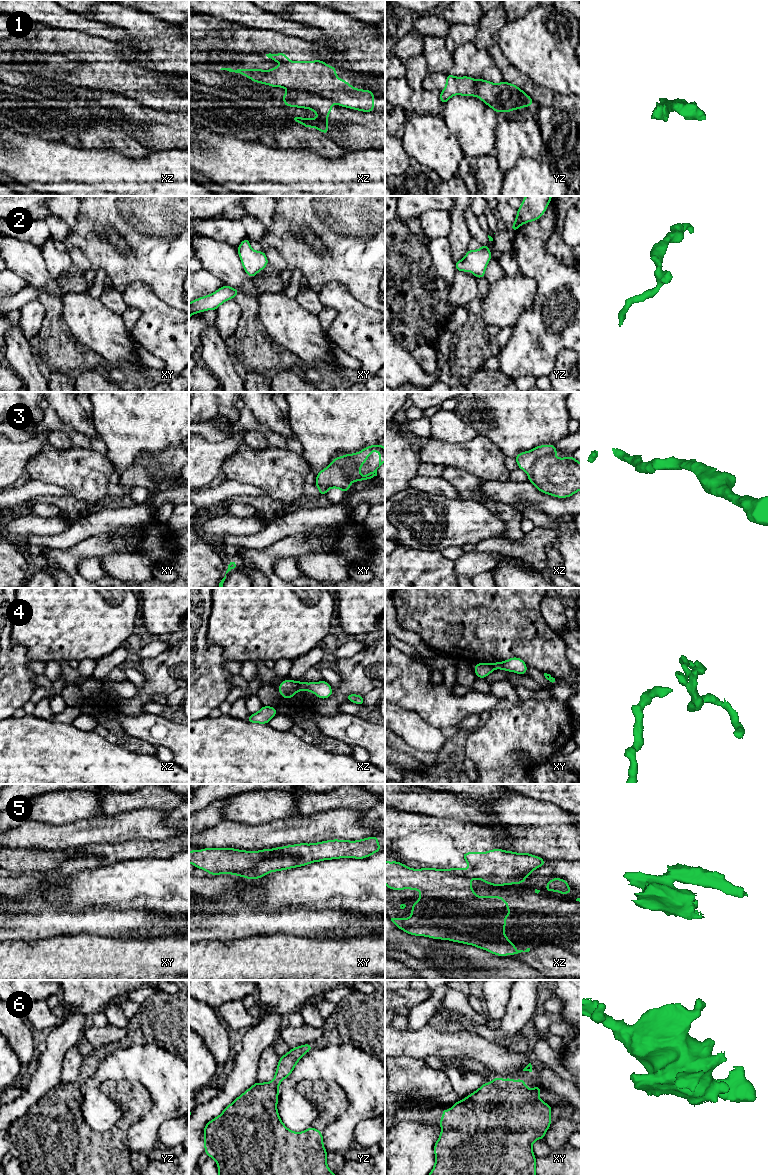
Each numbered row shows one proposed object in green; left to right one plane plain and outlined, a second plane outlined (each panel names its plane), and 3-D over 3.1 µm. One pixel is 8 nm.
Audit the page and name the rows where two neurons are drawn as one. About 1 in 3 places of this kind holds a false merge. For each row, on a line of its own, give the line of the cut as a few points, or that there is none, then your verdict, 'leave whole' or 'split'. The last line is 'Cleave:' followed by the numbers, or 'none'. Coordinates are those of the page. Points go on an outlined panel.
1: xz (288, 89), (314, 92), (328, 97), (332, 102) | split
2: no cut | leave whole
3: no cut | leave whole
4: xz (296, 682), (298, 690) | split
5: xy (272, 851), (269, 857), (261, 859), (251, 869), (237, 875) | split
6: no cut | leave whole
Cleave: 1, 4, 5

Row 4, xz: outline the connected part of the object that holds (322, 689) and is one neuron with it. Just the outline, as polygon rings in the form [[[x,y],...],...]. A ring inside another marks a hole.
[[[320,681],[320,682],[297,682],[298,691],[309,691],[314,693],[318,698],[326,699],[333,695],[332,688],[329,683],[326,681]]]

